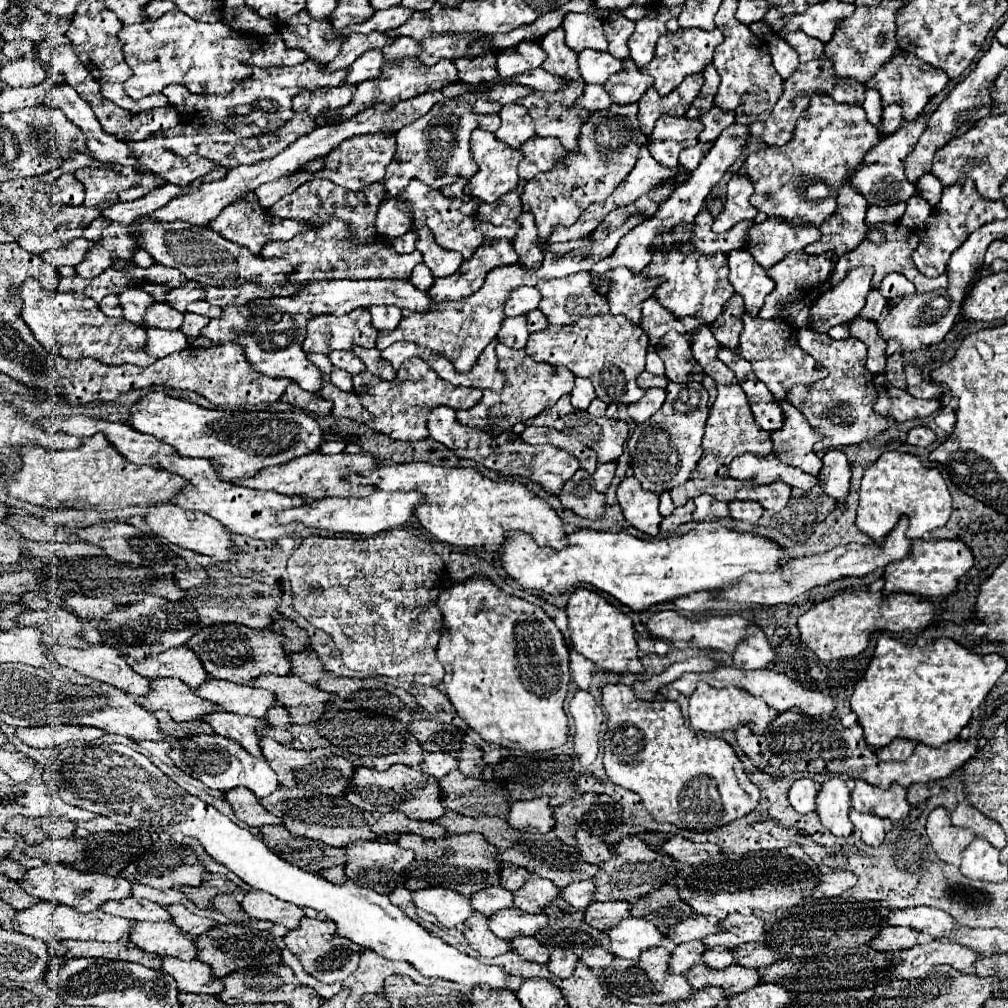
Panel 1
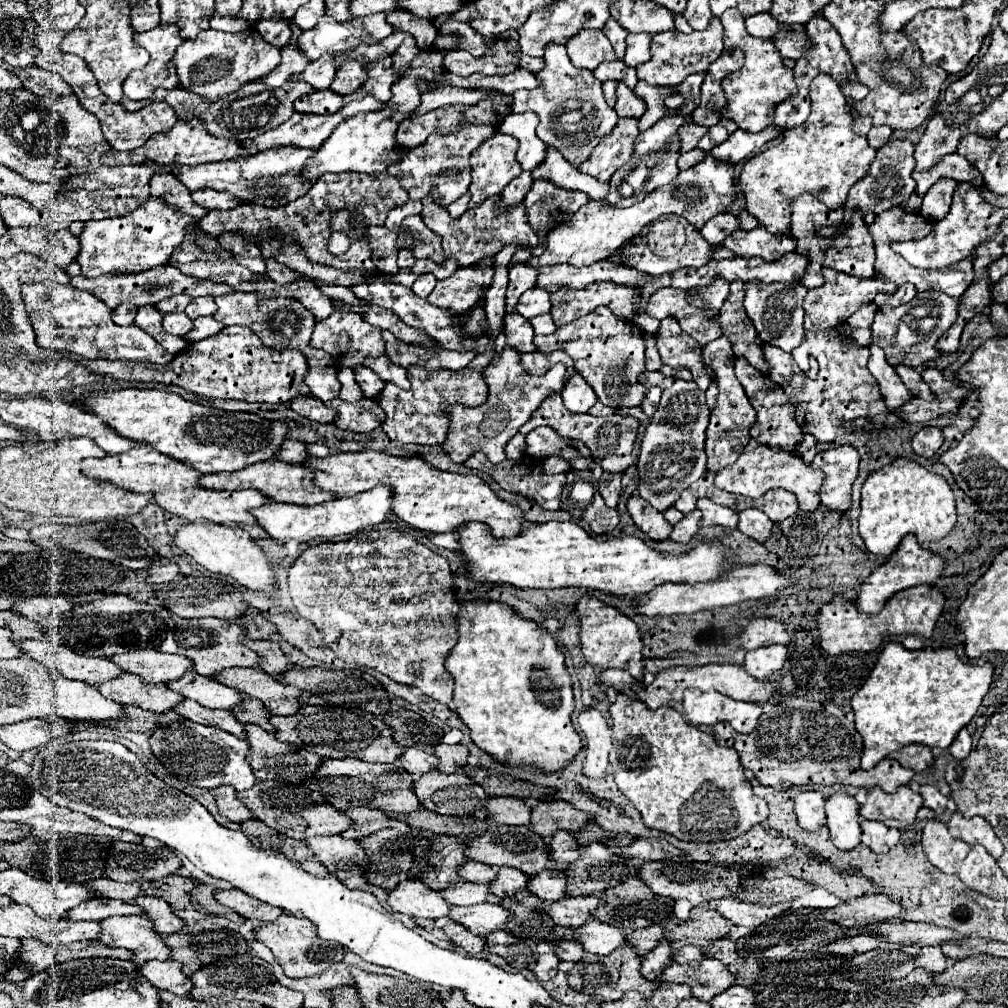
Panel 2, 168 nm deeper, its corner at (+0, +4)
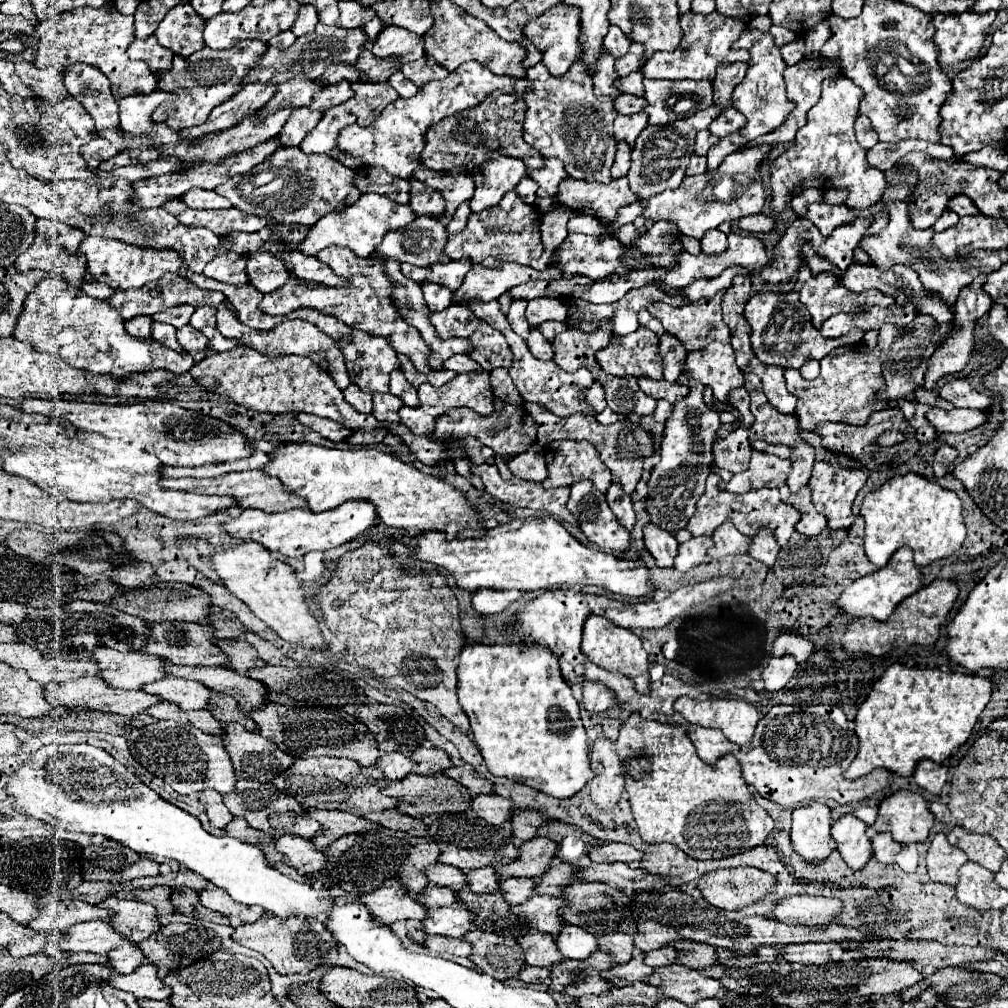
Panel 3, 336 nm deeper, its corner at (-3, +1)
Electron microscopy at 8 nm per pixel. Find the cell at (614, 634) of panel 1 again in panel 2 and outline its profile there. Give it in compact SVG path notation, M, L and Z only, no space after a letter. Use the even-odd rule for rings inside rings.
M584 594L576 604L576 614L580 620L580 642L582 654L588 664L606 668L628 668L630 660L642 658L642 640L636 622L622 614L618 608L604 604L602 600Z

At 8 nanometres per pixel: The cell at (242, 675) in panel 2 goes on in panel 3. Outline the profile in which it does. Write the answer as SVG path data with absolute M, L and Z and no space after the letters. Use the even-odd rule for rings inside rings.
M167 663L165 673L173 677L185 677L203 683L205 687L213 691L221 691L237 699L237 705L241 711L251 713L253 709L259 709L265 705L265 685L261 685L255 679L245 677L243 673L237 673L233 669L225 667L181 667Z

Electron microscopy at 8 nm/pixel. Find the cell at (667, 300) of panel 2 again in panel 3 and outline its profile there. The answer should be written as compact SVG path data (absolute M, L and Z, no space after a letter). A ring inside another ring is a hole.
M717 293L711 299L701 299L701 301L683 305L683 307L673 307L673 305L667 305L667 303L651 303L647 307L647 311L655 319L659 319L661 325L665 327L665 331L669 335L675 335L685 345L687 351L697 351L701 347L707 347L713 341L721 341L721 343L731 341L729 327L723 323L723 317L721 317L721 297L723 297L723 293Z

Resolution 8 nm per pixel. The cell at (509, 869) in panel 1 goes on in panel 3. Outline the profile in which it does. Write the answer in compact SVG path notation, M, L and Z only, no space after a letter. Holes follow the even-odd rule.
M433 863L433 867L425 869L425 877L431 885L449 887L453 891L461 891L465 887L465 871L461 871L457 867L451 867L451 865Z

